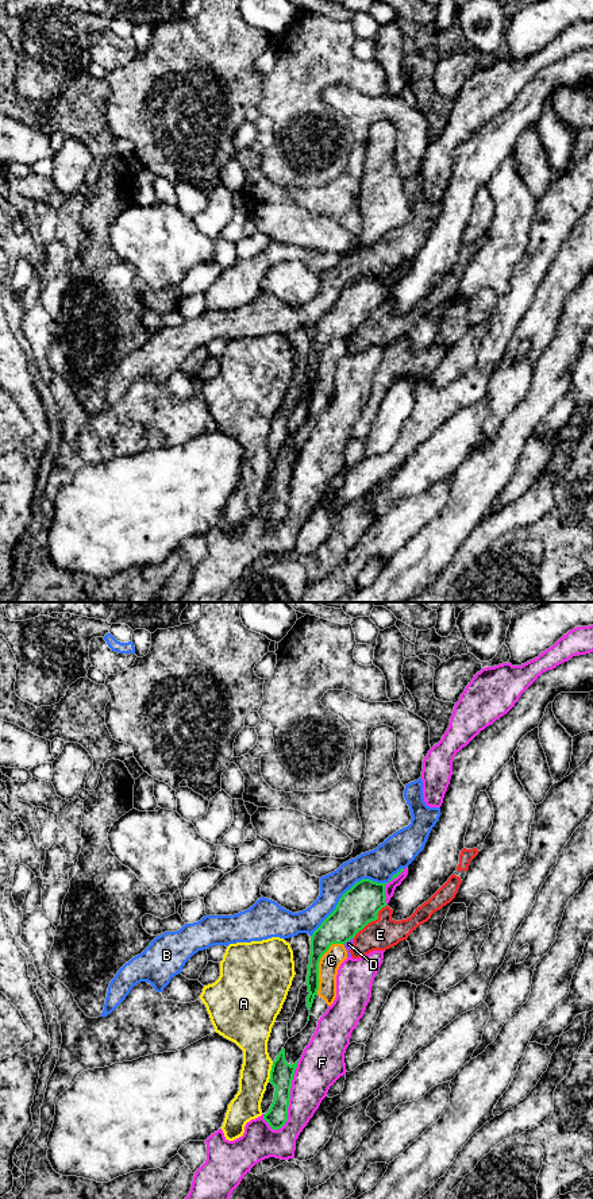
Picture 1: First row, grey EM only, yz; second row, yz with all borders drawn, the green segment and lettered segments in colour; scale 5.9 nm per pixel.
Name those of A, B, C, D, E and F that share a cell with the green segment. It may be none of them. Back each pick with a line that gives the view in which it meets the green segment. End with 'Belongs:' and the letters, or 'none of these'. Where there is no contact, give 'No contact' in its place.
Belongs: none of these

